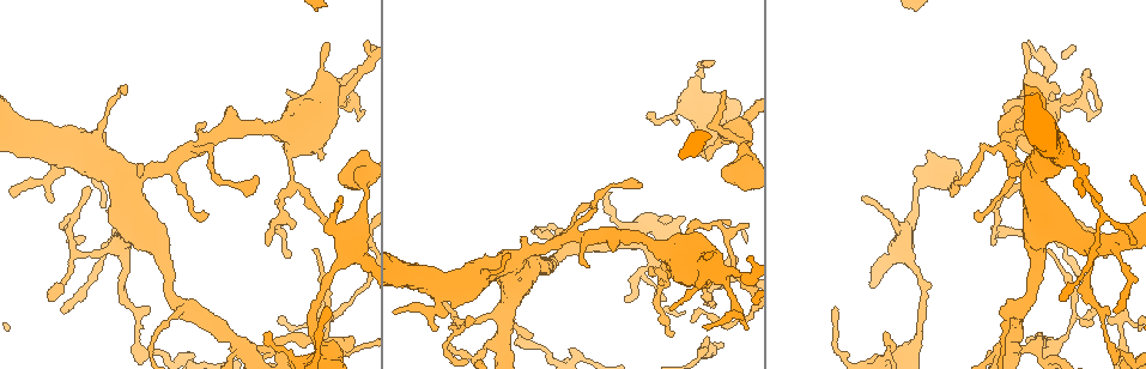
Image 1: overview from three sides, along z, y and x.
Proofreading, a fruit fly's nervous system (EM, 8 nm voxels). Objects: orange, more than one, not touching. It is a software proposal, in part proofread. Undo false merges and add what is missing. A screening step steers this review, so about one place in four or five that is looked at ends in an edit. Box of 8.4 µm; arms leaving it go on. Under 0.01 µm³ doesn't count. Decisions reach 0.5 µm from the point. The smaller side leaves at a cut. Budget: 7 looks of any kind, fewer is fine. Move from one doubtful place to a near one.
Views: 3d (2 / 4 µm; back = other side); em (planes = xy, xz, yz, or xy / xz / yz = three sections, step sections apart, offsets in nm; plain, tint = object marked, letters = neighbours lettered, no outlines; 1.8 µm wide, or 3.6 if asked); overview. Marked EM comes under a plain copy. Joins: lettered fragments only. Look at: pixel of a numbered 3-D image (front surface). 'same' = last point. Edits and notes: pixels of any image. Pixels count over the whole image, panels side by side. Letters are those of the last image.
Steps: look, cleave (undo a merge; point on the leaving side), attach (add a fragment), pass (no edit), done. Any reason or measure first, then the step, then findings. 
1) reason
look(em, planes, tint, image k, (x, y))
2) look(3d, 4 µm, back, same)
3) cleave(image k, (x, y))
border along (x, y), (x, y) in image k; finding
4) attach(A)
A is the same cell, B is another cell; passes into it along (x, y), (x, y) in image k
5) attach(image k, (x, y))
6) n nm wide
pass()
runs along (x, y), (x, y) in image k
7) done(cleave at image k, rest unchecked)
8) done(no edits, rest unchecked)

an open end
look(3d, 4 µm, image 1, (340, 197))

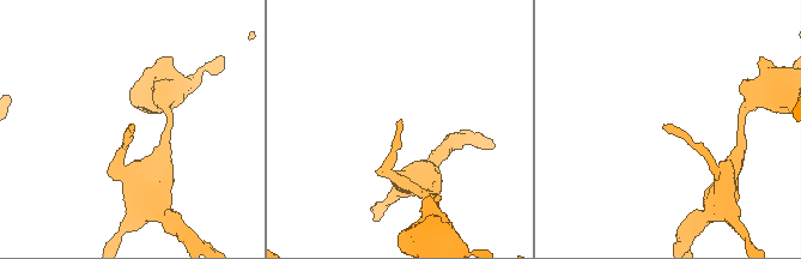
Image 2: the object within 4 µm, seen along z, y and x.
now the EM
look(em, planes, tint, image 2, (399, 122))

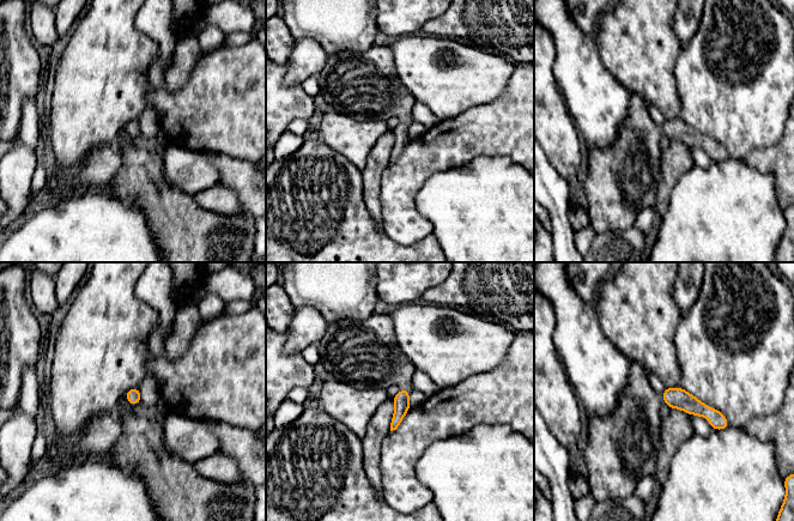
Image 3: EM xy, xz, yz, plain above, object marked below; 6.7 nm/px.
look(em, planes, letters, same)

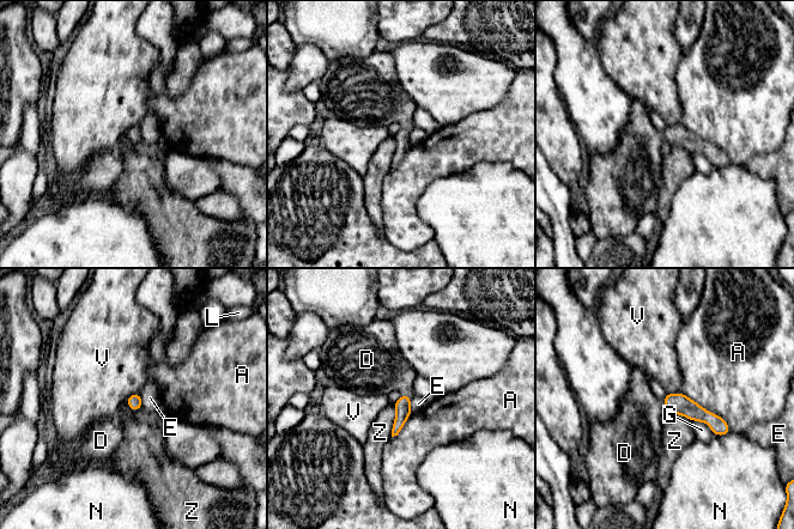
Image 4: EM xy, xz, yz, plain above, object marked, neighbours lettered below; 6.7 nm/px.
100 nm wide
attach(image 4, (380, 369))
D is the same cell, A, E, G, L, N, V and Z are other cells; it goes on there

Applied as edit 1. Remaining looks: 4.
see it whole again
look(overview)

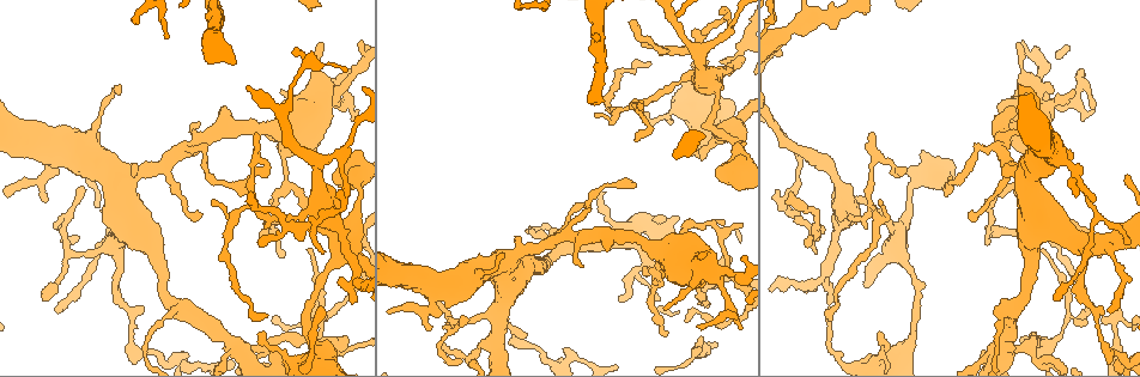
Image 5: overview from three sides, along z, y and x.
abrupt turn
look(3d, 4 µm, image 5, (1045, 347))

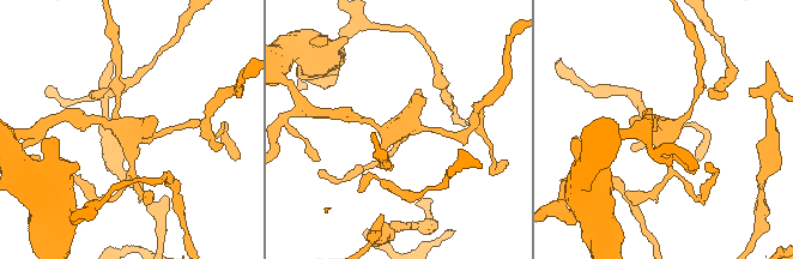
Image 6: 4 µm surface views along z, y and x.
look(em, xz, step 16, tint, image 6, (123, 132))

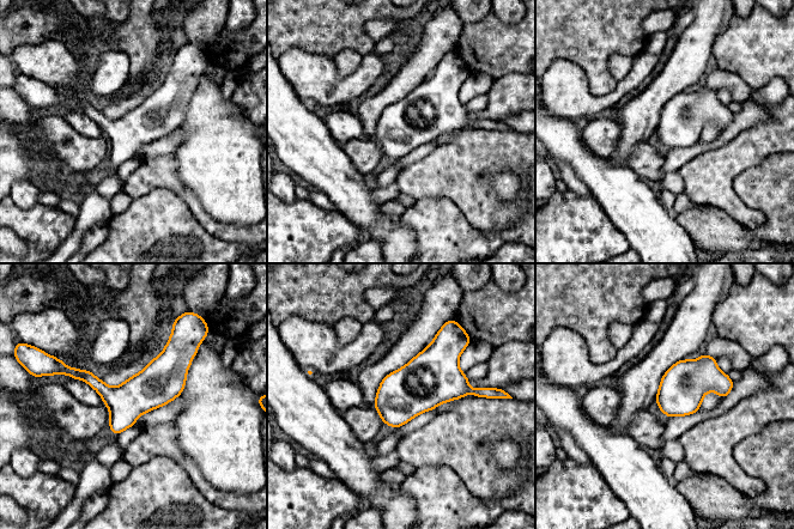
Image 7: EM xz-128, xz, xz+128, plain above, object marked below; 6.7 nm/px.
cut it another way
look(em, planes, letters, same)

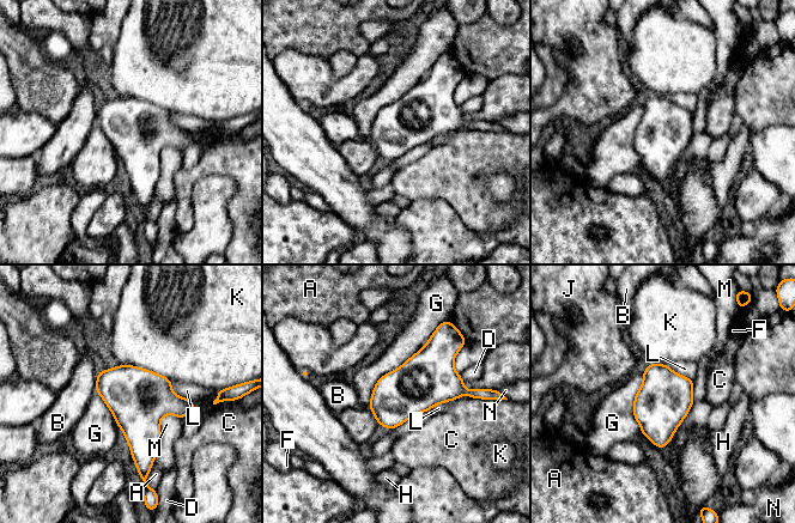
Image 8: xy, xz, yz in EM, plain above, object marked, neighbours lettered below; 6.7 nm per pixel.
pass()
A, B, C, D, F, G, H, J, K, L, M and N are other cells; border along (437, 326), (378, 378), (368, 407) in image 8; continuous, no second neuron

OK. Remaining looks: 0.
done(attach at image 4, rest unchecked)

